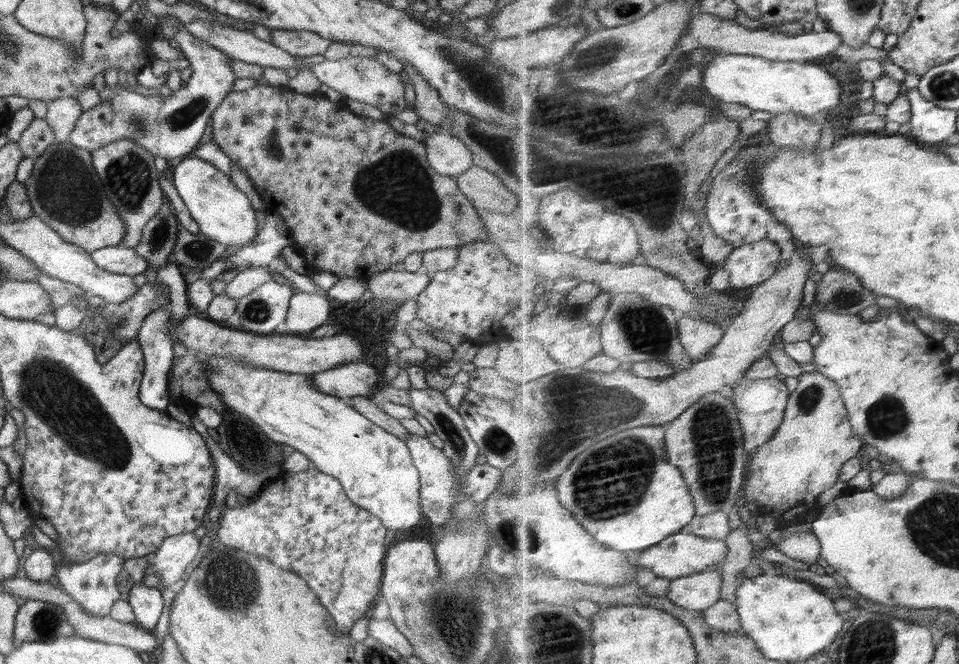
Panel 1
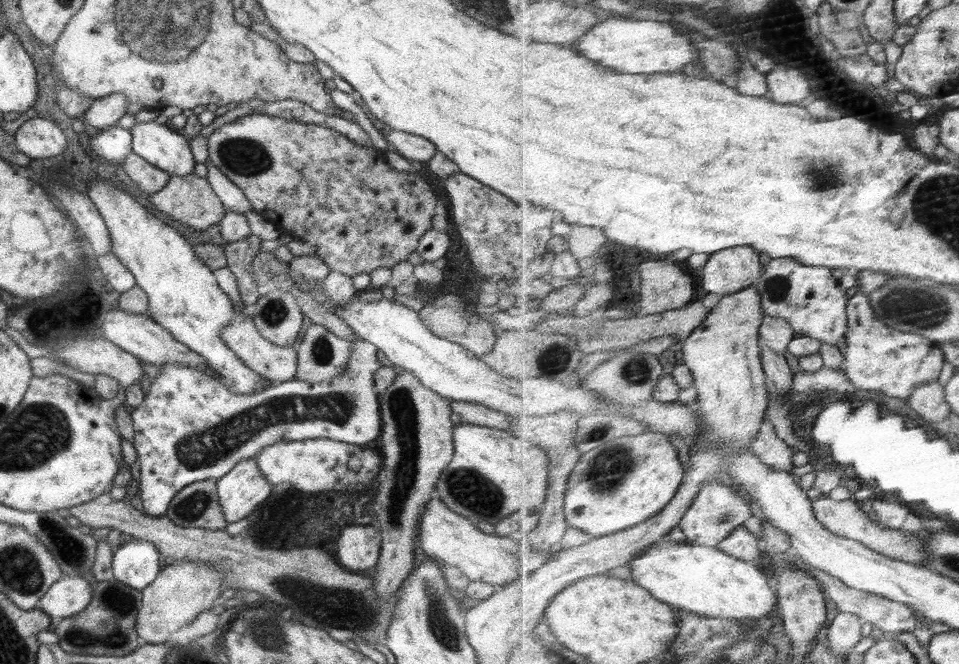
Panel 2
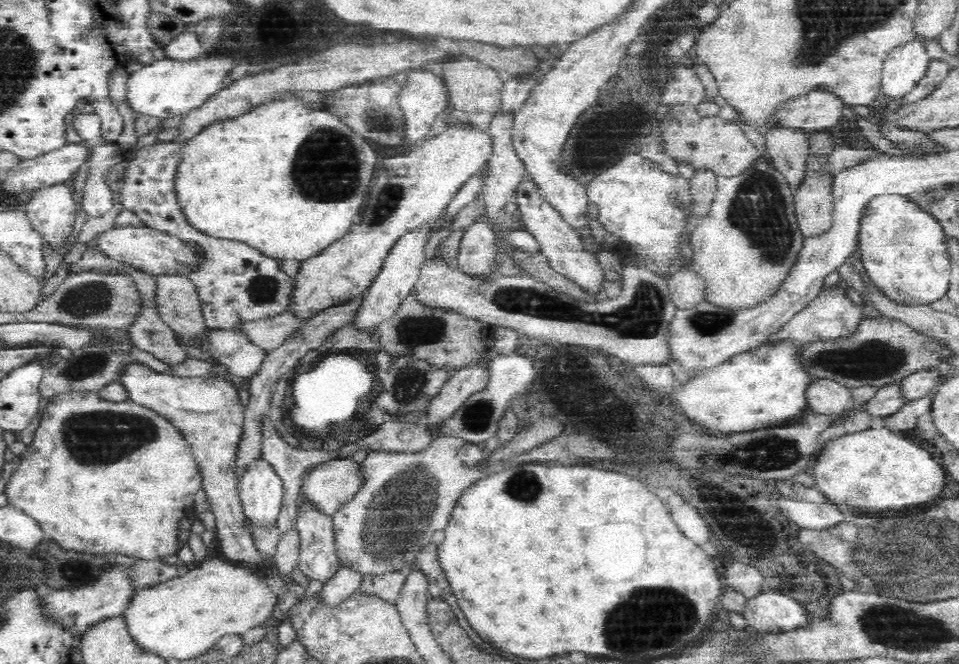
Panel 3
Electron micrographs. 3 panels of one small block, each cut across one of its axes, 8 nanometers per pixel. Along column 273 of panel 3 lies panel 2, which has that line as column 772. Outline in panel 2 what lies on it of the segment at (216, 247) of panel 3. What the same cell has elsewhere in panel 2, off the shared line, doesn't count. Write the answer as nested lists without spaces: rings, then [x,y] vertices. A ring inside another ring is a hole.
[[[794,257],[775,258],[768,263],[765,273],[755,286],[763,295],[768,316],[788,319],[799,335],[818,338],[823,344],[840,344],[849,330],[848,305],[850,298],[842,284],[832,274],[832,268],[808,266]]]

